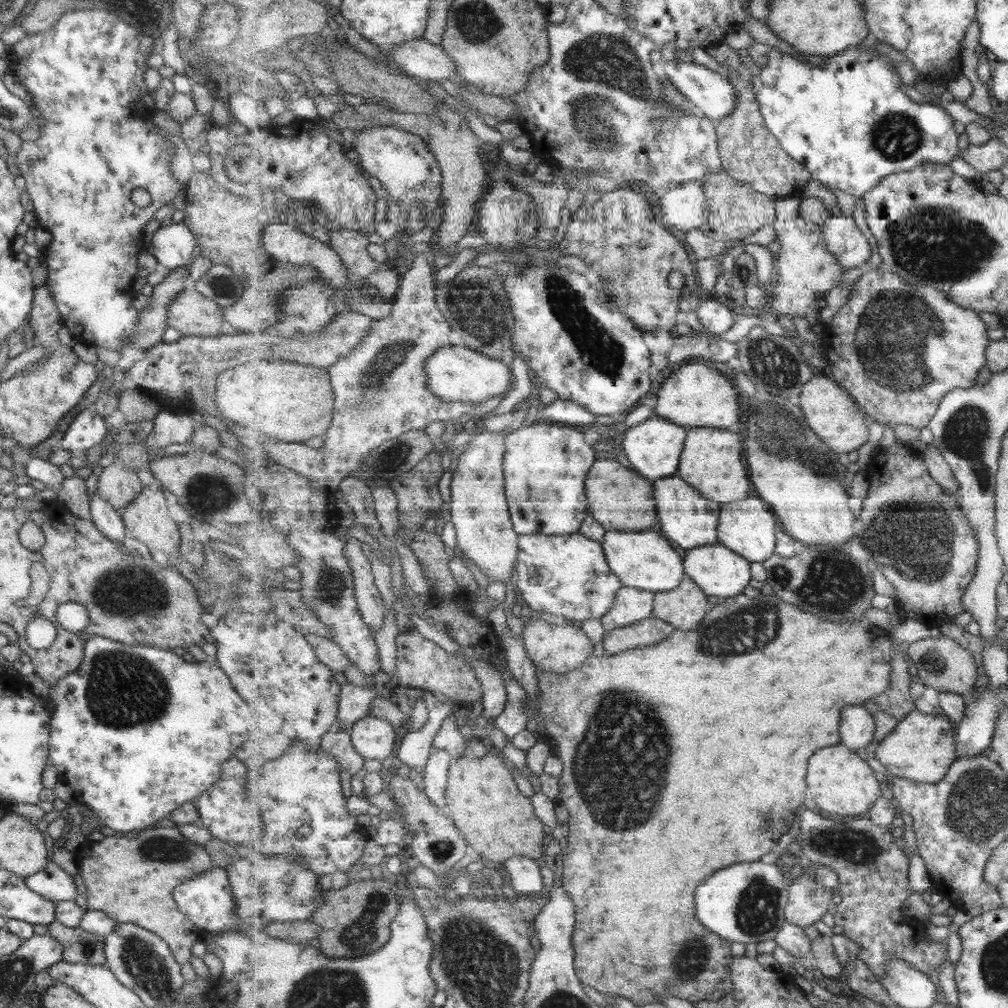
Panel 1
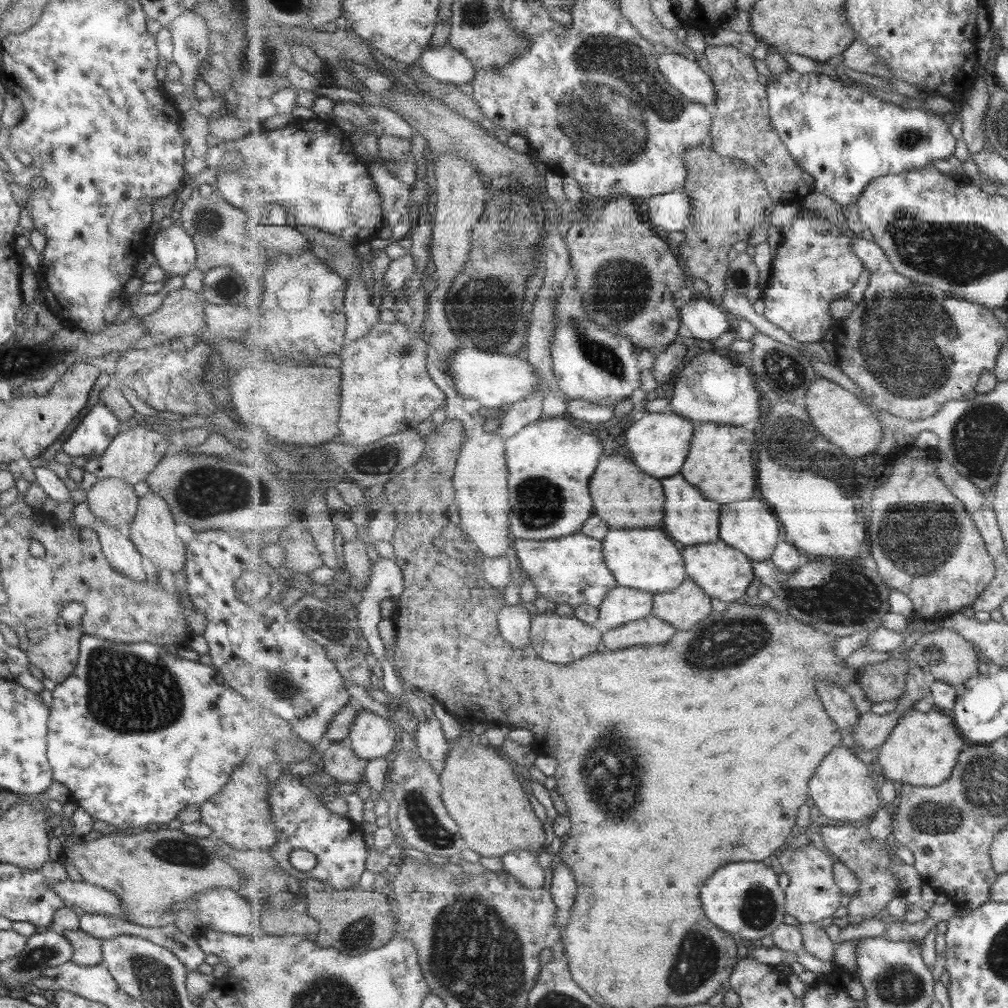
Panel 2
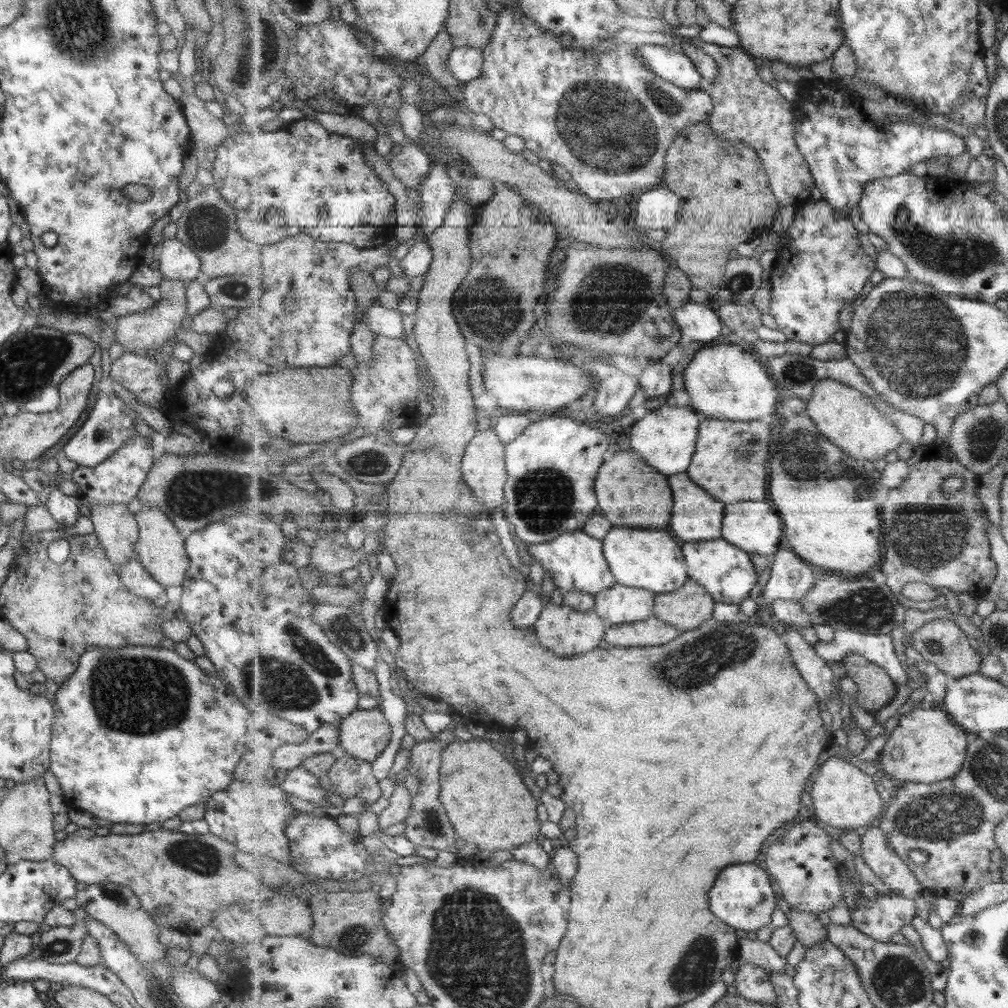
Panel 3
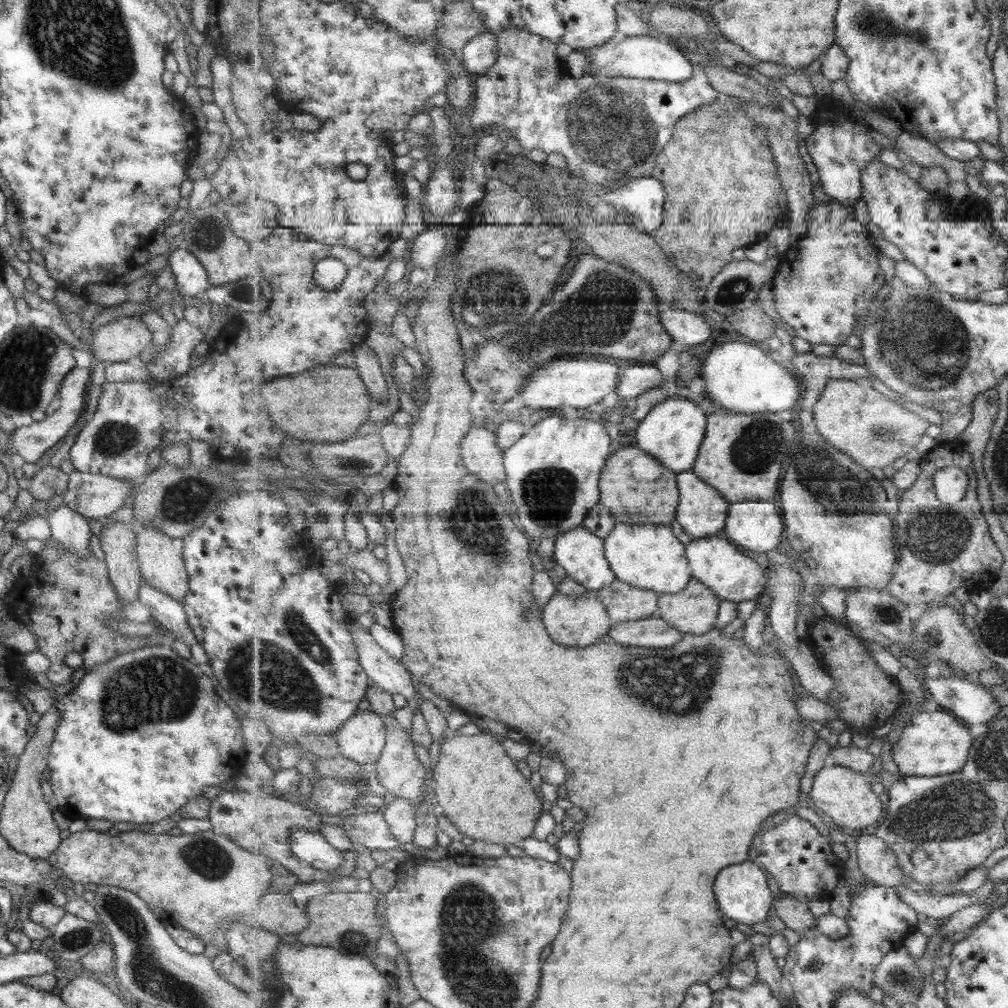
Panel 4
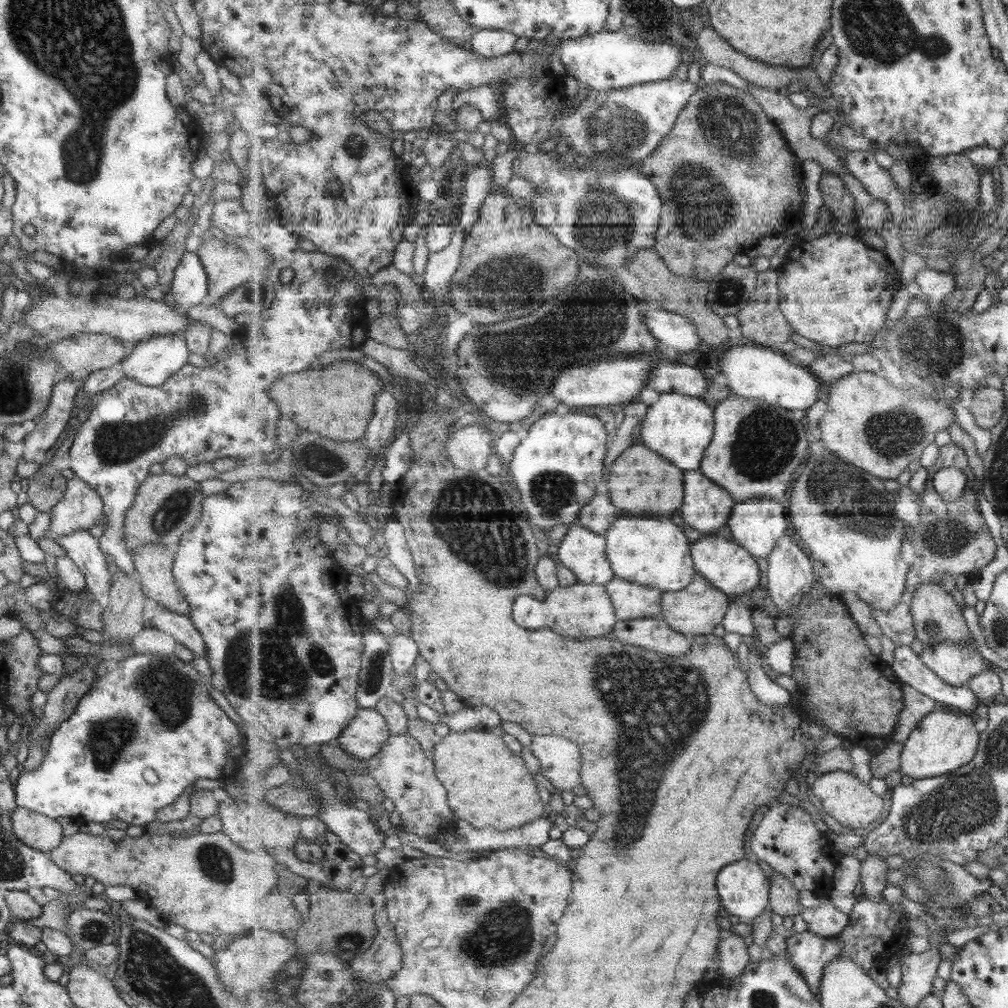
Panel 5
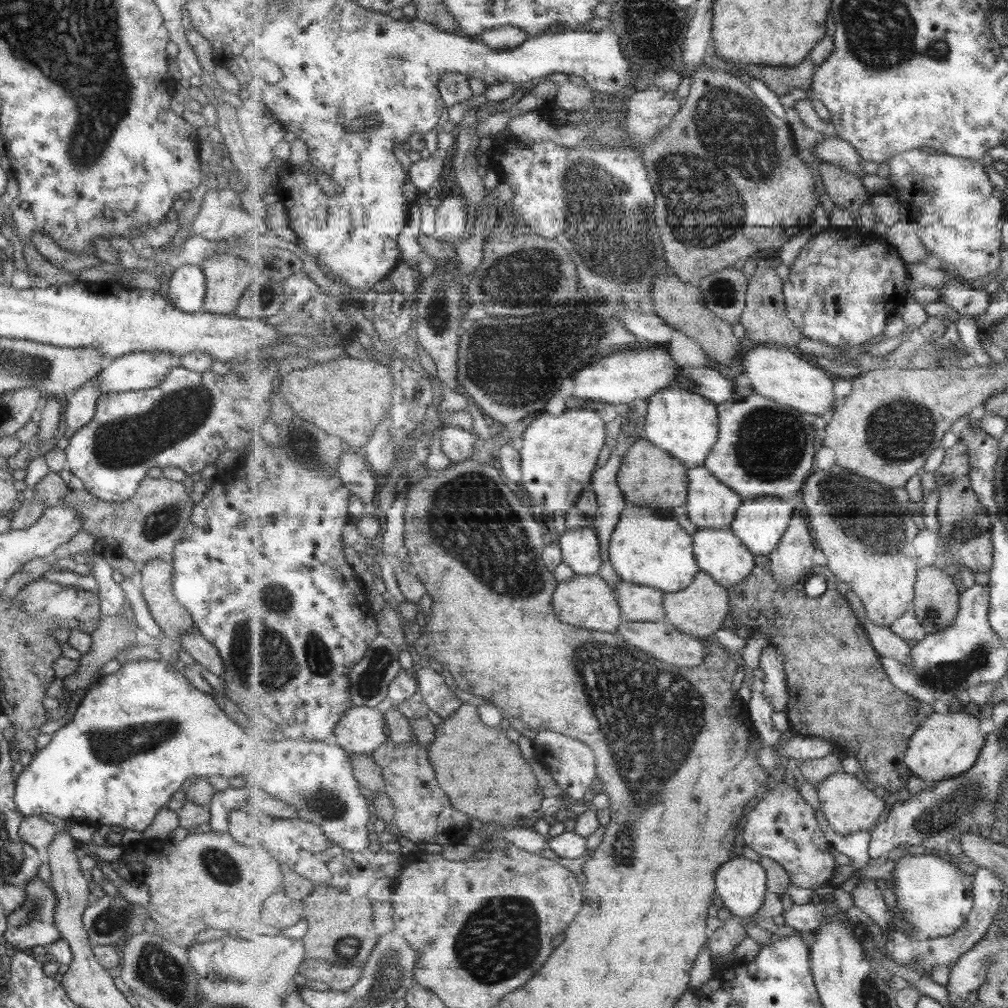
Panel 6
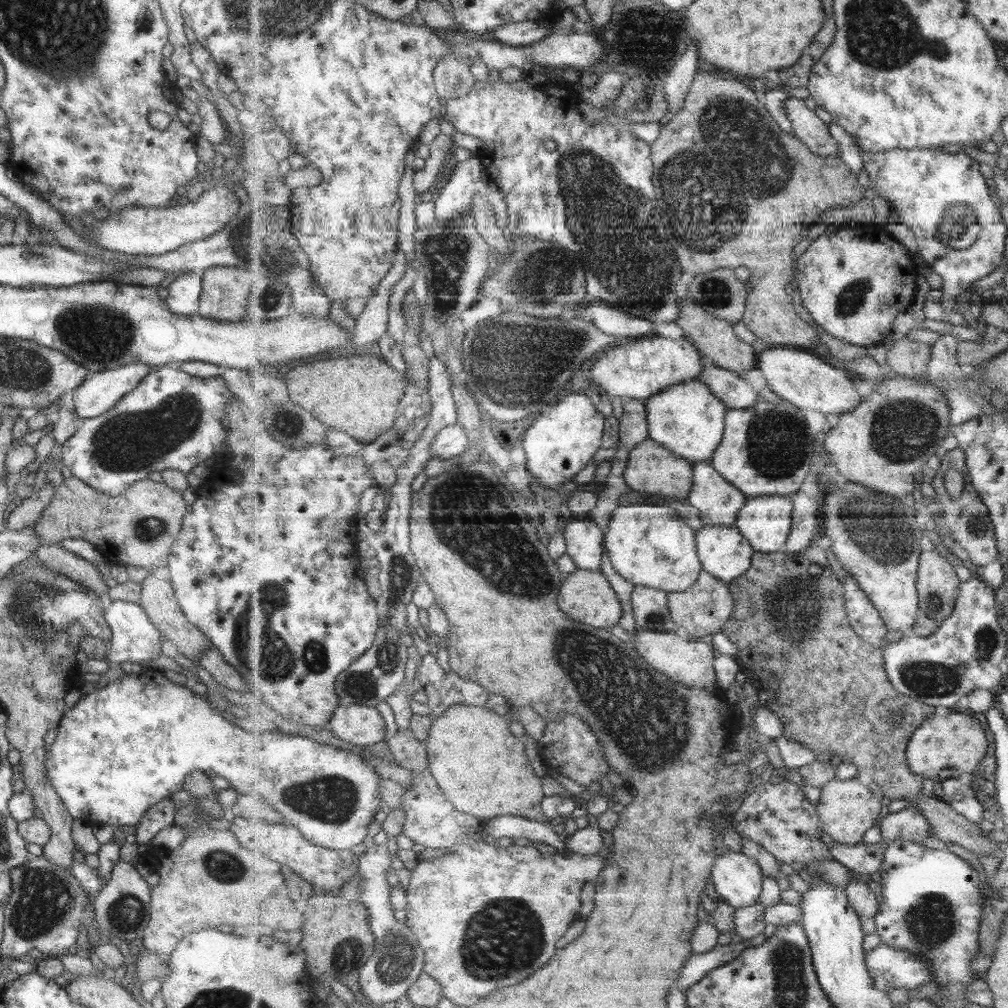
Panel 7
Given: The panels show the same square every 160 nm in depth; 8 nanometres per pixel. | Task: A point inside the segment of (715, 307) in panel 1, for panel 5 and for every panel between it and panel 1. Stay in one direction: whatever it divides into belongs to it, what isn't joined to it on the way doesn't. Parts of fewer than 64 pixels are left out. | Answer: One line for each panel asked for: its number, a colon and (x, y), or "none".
2: (704, 319)
3: (698, 322)
4: (688, 327)
5: (673, 329)

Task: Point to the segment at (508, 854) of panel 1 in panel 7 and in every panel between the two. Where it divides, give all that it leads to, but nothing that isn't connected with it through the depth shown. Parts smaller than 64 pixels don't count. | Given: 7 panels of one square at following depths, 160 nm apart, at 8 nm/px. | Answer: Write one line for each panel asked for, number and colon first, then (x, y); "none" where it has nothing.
2: (479, 788)
3: (490, 807)
4: (482, 792)
5: (487, 785)
6: (484, 774)
7: (482, 768)

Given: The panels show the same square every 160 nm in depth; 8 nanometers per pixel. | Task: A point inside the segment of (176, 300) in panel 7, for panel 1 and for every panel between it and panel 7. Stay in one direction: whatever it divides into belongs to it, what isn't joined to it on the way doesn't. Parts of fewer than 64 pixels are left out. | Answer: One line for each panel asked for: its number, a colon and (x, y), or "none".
1: (172, 246)
2: (173, 250)
3: (177, 262)
4: (190, 277)
5: (189, 282)
6: (187, 286)

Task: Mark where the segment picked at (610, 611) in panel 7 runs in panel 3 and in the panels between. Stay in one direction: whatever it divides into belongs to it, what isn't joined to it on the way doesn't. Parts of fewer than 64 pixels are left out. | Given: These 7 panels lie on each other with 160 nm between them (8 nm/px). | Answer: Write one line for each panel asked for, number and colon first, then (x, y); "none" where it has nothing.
3: (566, 631)
4: (577, 621)
5: (583, 610)
6: (588, 601)

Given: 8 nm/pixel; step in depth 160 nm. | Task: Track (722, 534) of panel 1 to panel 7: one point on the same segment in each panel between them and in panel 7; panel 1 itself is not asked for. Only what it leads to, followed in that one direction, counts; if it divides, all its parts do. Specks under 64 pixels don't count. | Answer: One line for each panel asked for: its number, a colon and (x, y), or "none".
2: (750, 526)
3: (753, 526)
4: (756, 527)
5: (758, 526)
6: (760, 524)
7: (766, 521)

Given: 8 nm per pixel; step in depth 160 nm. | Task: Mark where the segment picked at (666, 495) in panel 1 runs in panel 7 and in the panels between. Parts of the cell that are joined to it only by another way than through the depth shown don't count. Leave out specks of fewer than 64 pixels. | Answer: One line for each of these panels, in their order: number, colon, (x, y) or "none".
2: (691, 518)
3: (697, 516)
4: (703, 511)
5: (707, 507)
6: (711, 504)
7: (718, 501)

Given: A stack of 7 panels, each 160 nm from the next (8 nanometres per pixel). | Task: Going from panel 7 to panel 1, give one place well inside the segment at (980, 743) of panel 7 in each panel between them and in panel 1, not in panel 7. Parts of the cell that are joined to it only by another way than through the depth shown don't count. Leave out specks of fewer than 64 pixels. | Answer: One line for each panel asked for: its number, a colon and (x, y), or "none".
1: (920, 748)
2: (924, 748)
3: (925, 746)
4: (935, 743)
5: (942, 742)
6: (947, 745)

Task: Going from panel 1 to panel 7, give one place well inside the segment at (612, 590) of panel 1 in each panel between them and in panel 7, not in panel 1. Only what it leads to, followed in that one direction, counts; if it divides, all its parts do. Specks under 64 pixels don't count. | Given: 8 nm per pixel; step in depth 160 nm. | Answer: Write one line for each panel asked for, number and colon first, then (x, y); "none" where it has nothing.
2: (572, 570)
3: (576, 561)
4: (582, 554)
5: (583, 551)
6: (580, 546)
7: (585, 539)

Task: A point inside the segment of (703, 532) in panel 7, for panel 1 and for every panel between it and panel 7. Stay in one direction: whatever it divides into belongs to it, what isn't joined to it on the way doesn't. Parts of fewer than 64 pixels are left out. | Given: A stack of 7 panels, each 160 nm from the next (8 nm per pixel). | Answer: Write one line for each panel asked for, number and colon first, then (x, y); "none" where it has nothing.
1: (718, 570)
2: (724, 572)
3: (727, 572)
4: (732, 573)
5: (724, 562)
6: (720, 552)

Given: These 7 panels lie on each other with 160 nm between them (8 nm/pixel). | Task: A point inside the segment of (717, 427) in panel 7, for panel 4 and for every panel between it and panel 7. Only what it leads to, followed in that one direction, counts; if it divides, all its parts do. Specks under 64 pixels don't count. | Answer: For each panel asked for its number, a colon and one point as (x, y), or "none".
4: (674, 431)
5: (680, 427)
6: (684, 423)

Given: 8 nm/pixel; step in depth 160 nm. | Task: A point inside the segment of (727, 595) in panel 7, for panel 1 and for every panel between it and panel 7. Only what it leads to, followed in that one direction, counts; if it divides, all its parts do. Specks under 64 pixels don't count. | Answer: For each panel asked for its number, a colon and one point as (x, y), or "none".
1: (686, 606)
2: (685, 607)
3: (687, 608)
4: (695, 610)
5: (698, 609)
6: (701, 609)

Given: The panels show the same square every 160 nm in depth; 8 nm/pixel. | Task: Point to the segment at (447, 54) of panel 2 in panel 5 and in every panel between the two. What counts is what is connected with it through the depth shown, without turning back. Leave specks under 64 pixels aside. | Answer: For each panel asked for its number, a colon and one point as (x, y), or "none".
3: (466, 63)
4: (479, 55)
5: (490, 43)

